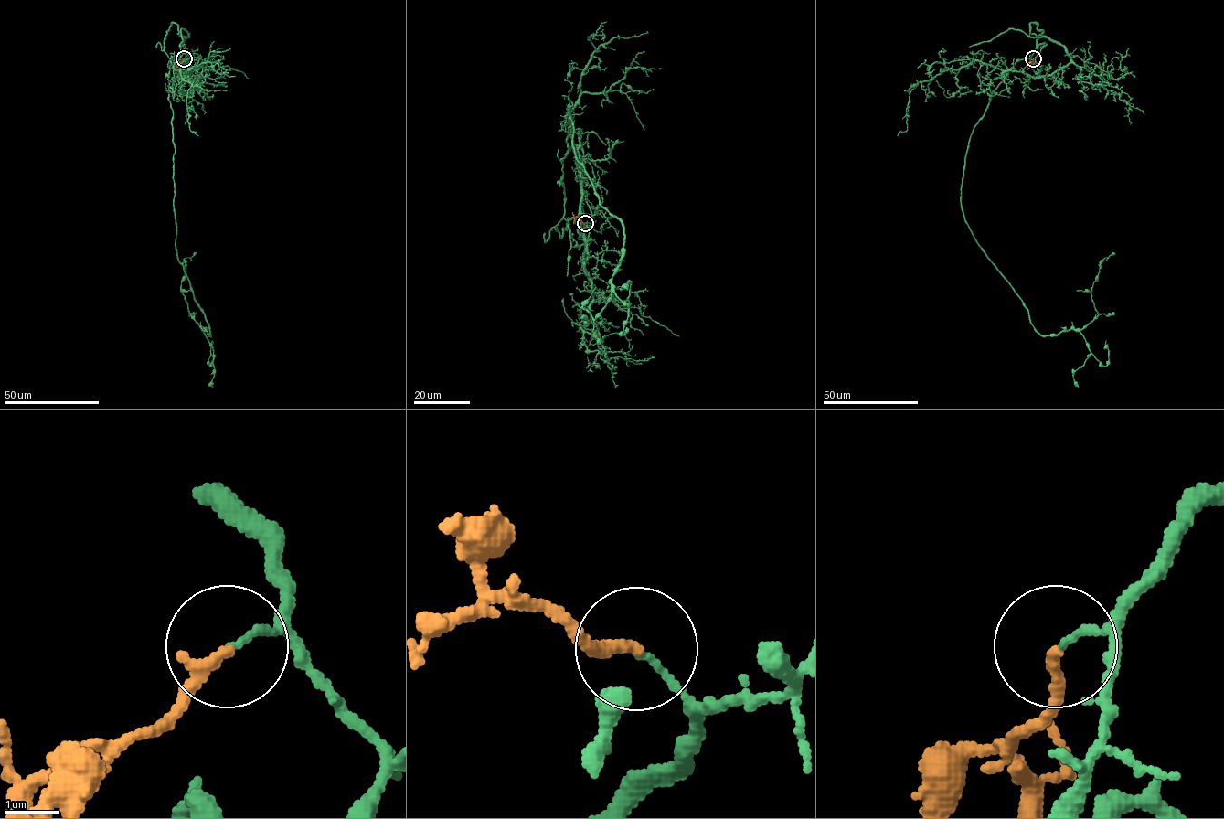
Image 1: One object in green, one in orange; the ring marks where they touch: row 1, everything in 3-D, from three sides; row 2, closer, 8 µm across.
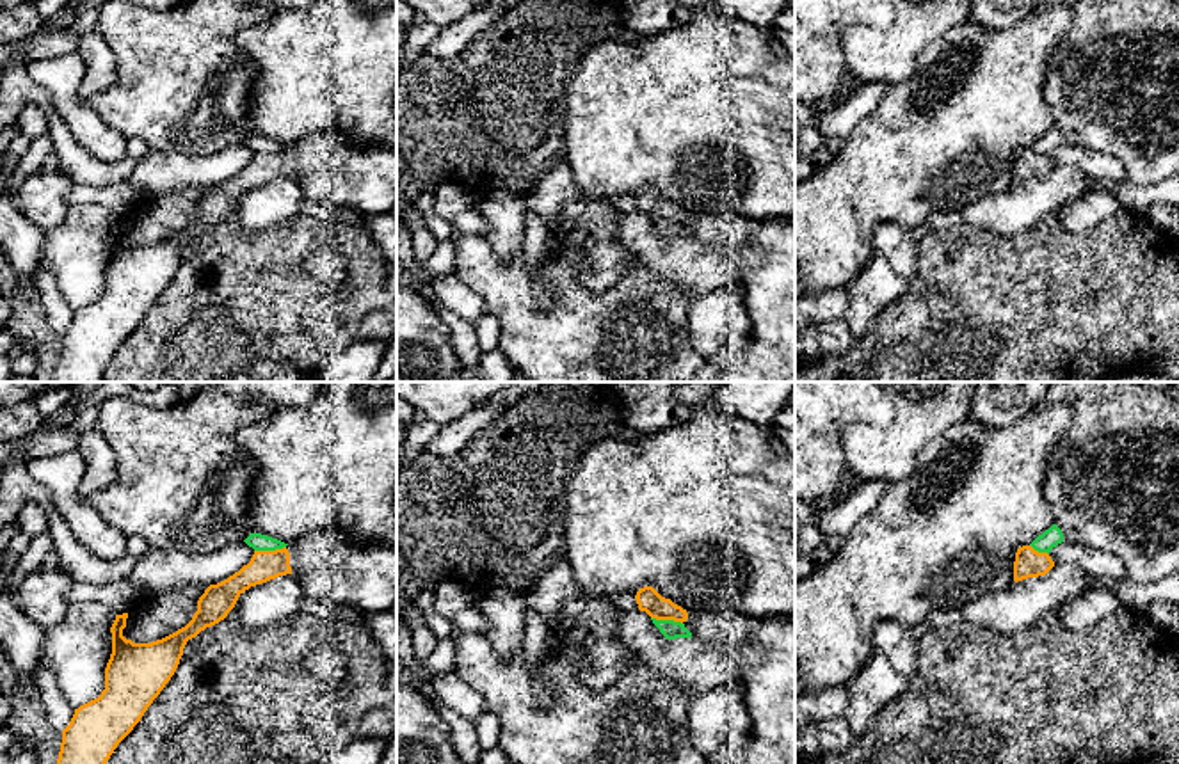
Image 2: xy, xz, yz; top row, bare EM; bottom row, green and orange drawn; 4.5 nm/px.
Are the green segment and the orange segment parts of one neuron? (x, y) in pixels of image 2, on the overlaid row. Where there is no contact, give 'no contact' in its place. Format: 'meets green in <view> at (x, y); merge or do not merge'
meets green in xy at (269, 549); do not merge

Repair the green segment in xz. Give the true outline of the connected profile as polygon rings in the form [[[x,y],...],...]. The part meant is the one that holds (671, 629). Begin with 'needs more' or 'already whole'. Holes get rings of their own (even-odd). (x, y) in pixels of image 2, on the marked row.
already whole | [[[651,618],[651,620],[653,620],[653,624],[660,629],[660,633],[667,640],[692,638],[692,633],[681,622],[674,622],[674,620],[656,620],[656,618]]]

